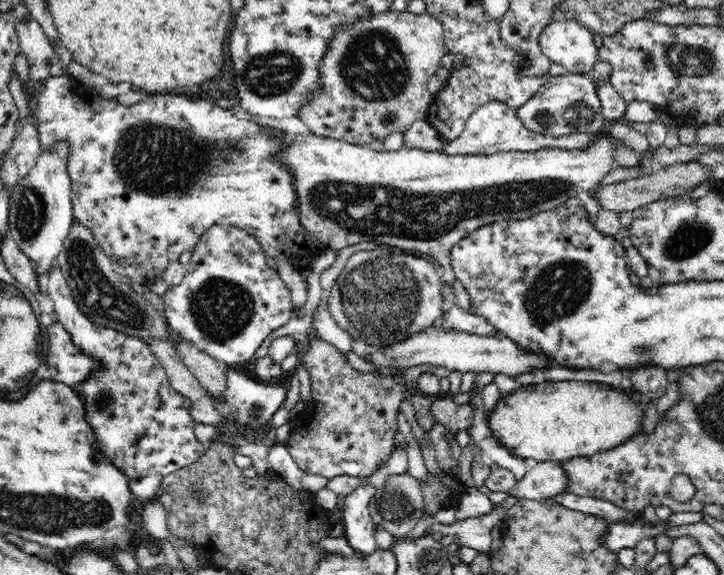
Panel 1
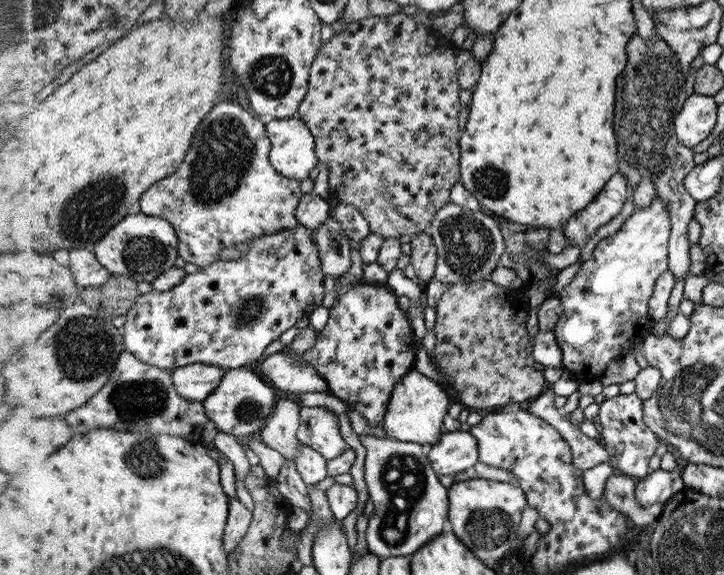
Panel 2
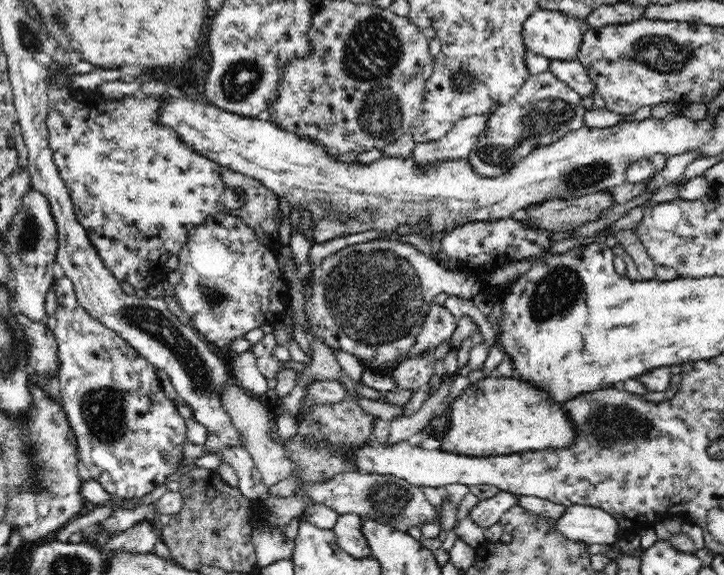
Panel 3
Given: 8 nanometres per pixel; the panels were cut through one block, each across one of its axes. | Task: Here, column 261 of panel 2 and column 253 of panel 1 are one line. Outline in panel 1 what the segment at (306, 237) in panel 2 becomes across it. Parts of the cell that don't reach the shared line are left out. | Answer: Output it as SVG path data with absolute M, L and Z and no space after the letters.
M214 226L196 246L194 260L185 266L187 272L182 282L161 295L164 308L160 313L174 337L191 342L223 366L253 363L266 338L293 319L294 304L290 290L277 271L268 267L266 254L259 243L242 230Z

